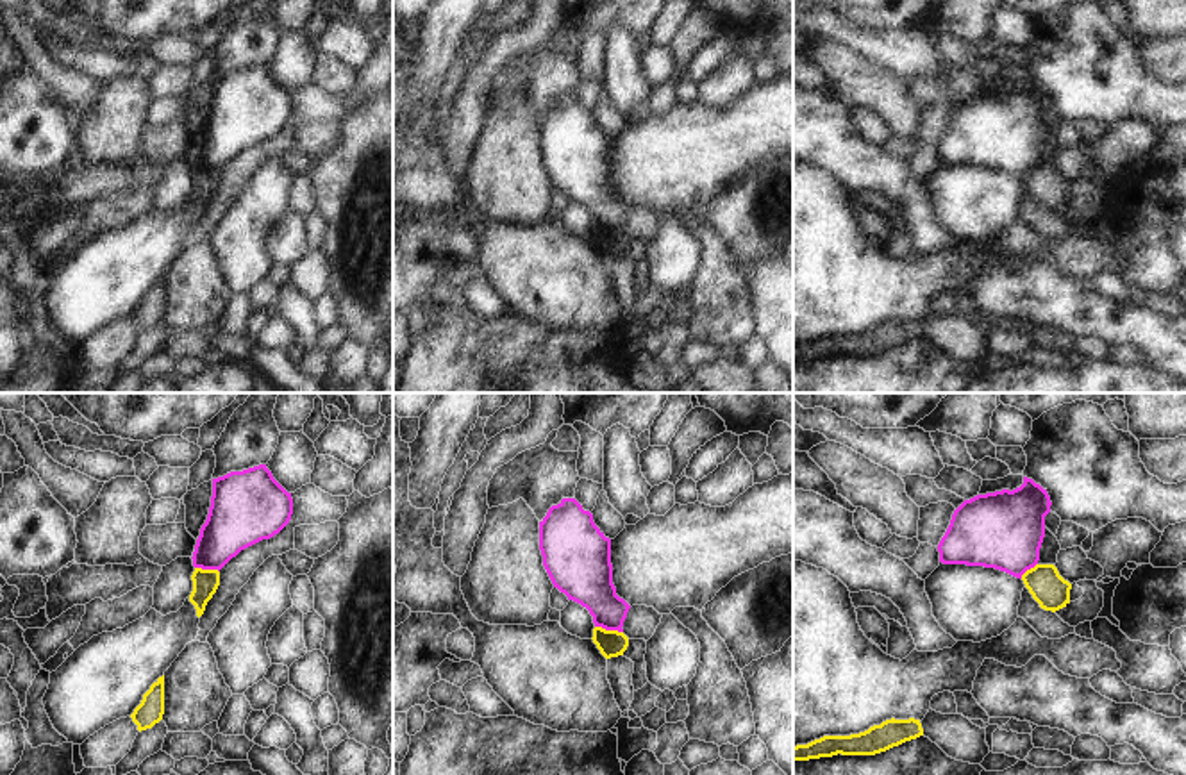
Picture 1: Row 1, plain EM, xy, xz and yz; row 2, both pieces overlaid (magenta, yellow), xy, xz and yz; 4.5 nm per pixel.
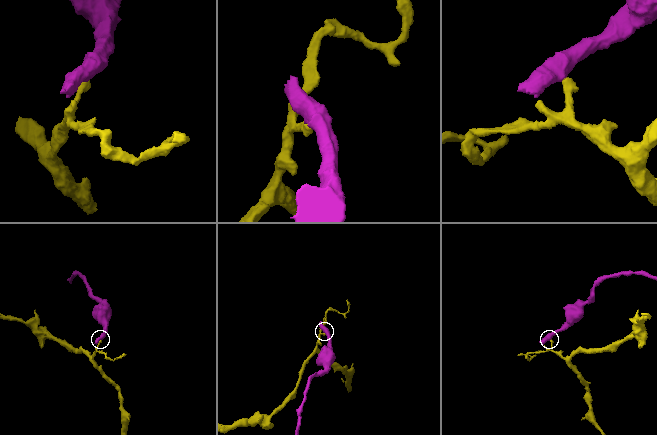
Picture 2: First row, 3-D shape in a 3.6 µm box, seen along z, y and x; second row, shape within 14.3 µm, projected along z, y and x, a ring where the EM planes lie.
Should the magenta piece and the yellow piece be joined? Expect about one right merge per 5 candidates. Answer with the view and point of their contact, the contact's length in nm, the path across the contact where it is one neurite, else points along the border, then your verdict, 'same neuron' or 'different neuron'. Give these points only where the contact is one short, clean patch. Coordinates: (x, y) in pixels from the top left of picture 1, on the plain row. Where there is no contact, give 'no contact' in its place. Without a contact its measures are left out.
contact xz (609, 229); length 130 nm; border xz (595, 225), (622, 233); different neuron

